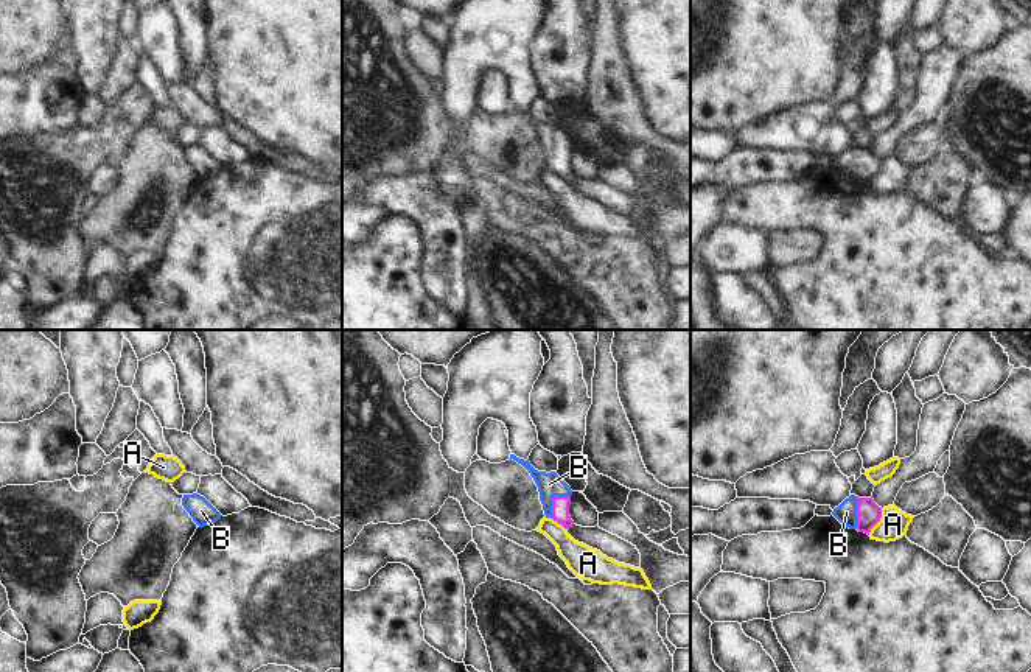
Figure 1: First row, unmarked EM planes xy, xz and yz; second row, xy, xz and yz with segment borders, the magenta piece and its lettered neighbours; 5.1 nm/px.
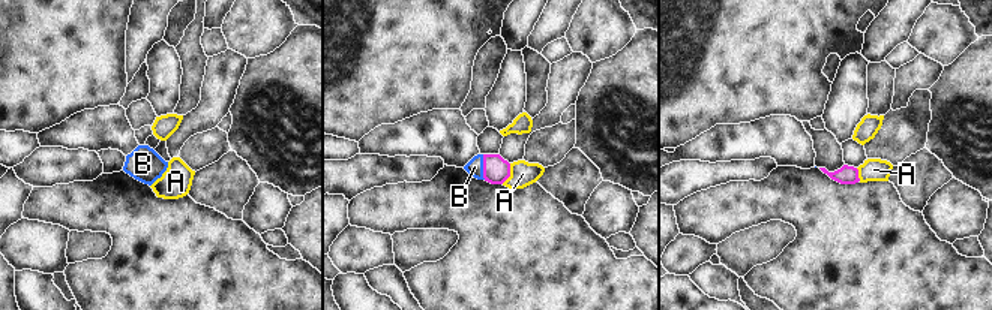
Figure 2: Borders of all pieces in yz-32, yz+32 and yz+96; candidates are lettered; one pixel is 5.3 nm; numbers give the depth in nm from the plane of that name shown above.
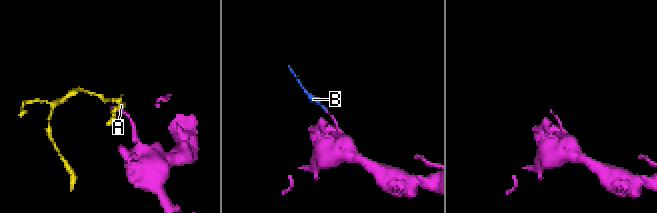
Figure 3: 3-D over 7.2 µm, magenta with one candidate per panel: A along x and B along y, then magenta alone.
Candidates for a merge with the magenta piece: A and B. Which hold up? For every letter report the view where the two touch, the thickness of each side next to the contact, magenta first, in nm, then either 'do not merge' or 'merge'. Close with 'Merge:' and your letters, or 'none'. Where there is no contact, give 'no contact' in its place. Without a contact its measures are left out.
A: yz | 130/150 nm | do not merge
B: xz | 100/130 nm | merge
Merge: B

